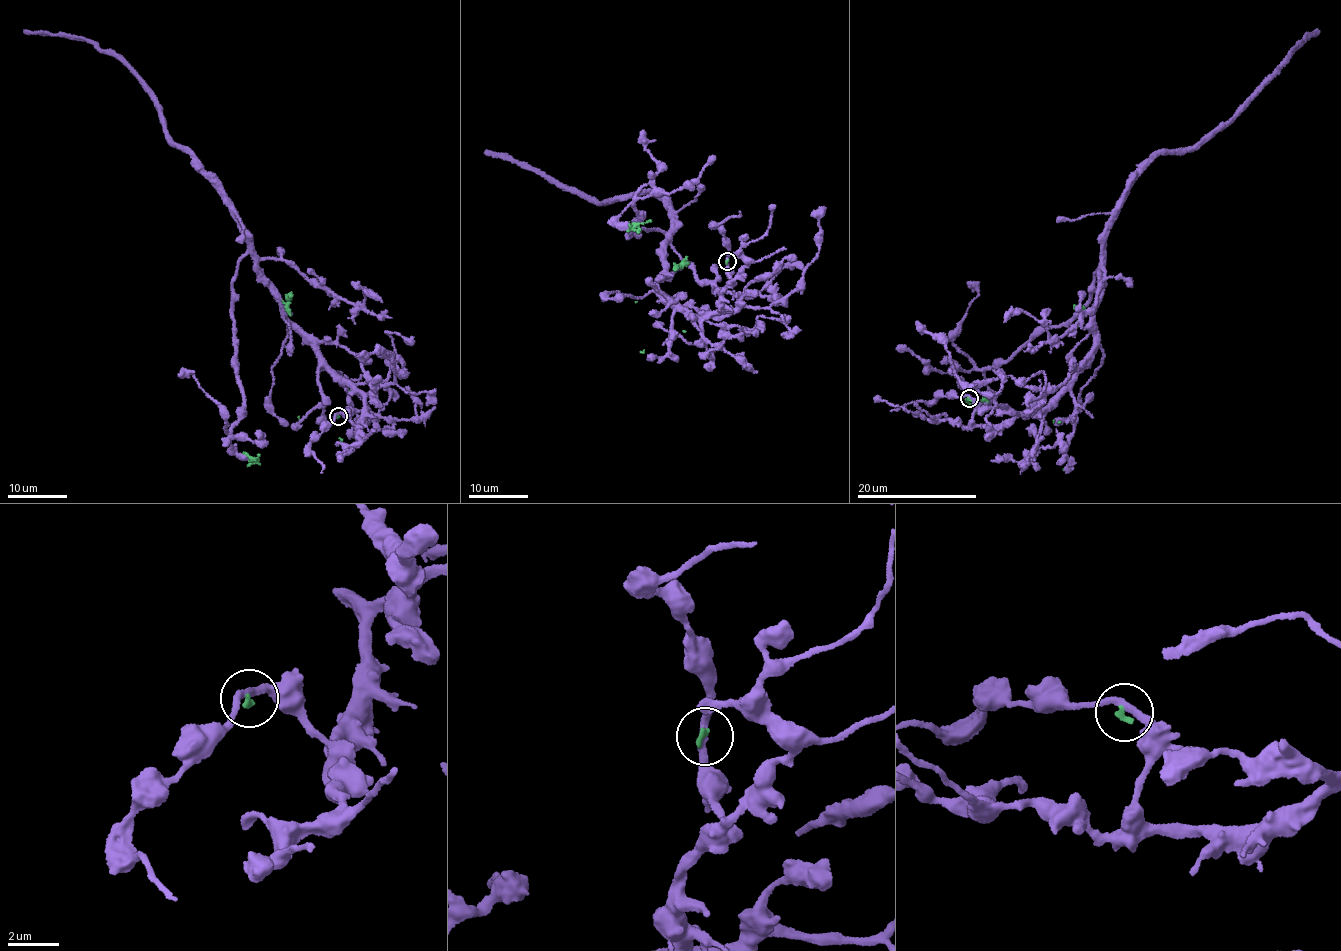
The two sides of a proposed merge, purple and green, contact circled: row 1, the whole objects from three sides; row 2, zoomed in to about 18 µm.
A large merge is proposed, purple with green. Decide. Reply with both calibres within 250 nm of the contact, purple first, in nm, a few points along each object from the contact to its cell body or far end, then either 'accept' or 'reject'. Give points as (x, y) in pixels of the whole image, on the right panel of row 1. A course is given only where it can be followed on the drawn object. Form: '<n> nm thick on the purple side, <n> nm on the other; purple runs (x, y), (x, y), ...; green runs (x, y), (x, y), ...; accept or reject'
280 nm thick on the purple side, 190 nm on the other; purple runs (969, 398), (975, 424), (998, 427), (1059, 397), (1095, 343), (1103, 245), (1132, 181), (1244, 109), (1317, 31); green runs (969, 399), (972, 400), (1076, 326), (1053, 422), (971, 403), (965, 398); reject

